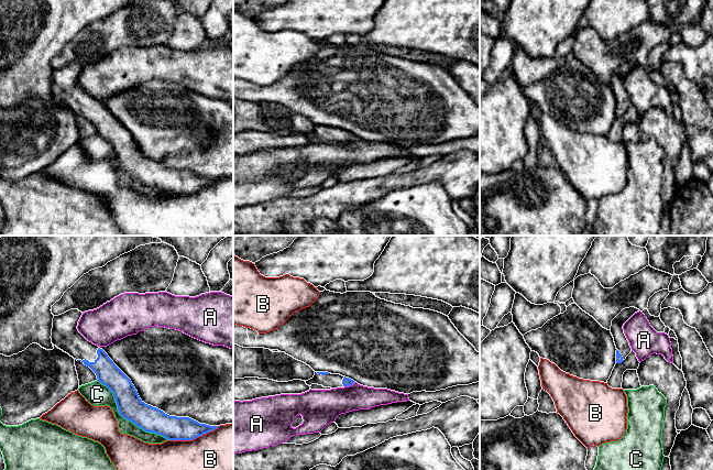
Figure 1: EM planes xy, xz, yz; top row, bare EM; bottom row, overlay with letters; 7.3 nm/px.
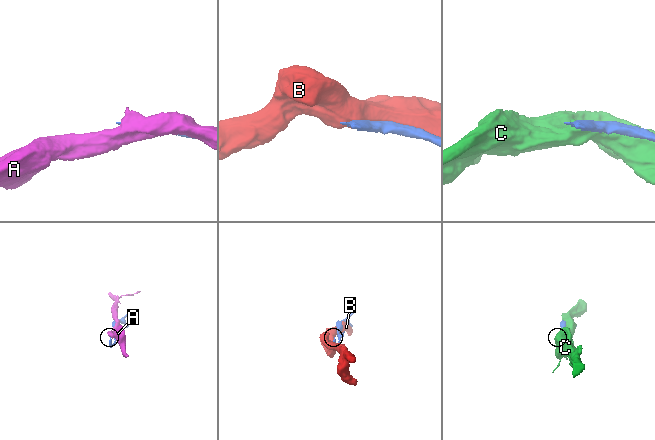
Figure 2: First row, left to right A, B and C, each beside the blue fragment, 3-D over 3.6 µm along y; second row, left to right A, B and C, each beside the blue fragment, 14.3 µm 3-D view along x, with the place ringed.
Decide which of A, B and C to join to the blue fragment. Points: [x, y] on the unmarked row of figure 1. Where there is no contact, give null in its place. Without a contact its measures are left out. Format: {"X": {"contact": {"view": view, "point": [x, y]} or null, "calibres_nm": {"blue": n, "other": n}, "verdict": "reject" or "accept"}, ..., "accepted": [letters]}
{"A": {"contact": {"view": "xz", "point": [350, 138]}, "calibres_nm": {"blue": 60, "other": 240}, "verdict": "reject"}, "B": {"contact": {"view": "xy", "point": [194, 192]}, "calibres_nm": {"blue": 180, "other": 500}, "verdict": "reject"}, "C": {"contact": {"view": "xy", "point": [127, 172]}, "calibres_nm": {"blue": 190, "other": 150}, "verdict": "reject"}, "accepted": []}

